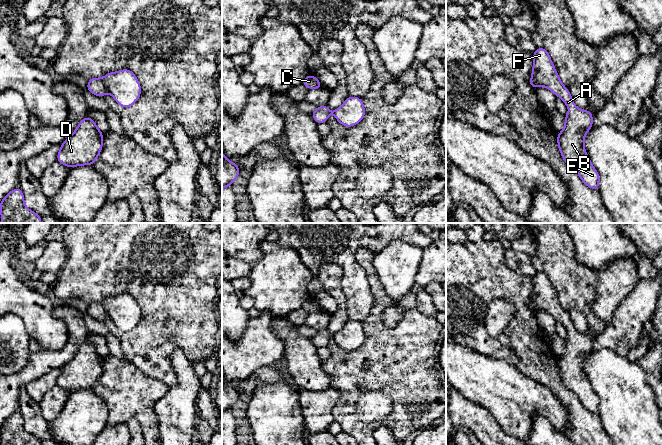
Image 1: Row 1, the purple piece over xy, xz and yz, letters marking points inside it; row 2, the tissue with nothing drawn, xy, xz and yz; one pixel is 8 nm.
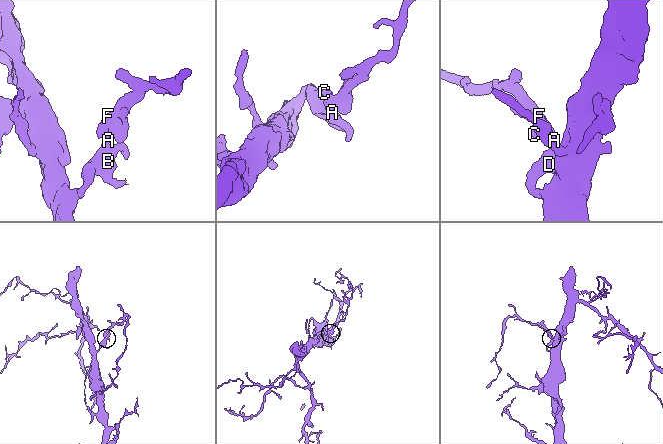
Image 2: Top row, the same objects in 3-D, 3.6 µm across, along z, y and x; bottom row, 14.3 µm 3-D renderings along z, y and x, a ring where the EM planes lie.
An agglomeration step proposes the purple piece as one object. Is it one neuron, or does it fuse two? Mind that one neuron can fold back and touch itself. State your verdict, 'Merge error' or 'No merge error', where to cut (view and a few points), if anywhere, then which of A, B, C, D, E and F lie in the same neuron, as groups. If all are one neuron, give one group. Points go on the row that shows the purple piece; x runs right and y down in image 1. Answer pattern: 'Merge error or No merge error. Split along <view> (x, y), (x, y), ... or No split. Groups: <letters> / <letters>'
No merge error. No split. Groups: A B C D E F

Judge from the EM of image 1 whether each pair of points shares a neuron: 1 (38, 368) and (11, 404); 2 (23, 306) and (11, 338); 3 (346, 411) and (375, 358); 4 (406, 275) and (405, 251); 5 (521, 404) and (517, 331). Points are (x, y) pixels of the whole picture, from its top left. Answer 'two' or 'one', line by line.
1: one
2: two
3: one
4: one
5: two

